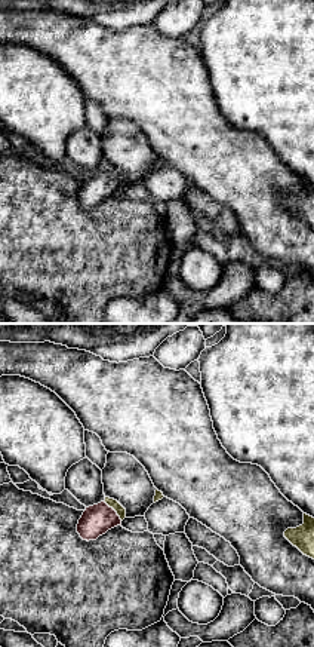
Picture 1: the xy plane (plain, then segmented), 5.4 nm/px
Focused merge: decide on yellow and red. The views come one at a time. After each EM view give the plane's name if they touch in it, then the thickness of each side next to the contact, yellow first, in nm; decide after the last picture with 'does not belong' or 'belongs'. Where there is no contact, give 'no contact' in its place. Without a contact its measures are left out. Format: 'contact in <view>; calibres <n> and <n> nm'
contact in xy; calibres 50 and 170 nm

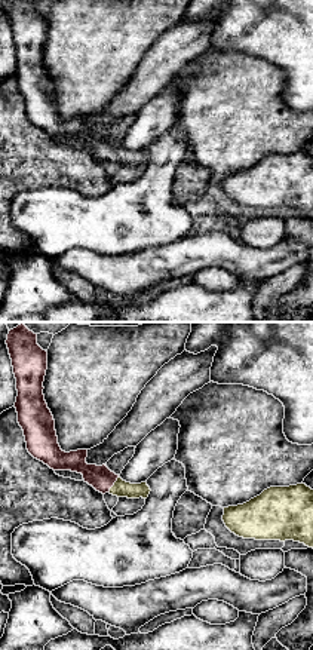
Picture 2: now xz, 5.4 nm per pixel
contact in xz; calibres 90 and 140 nm

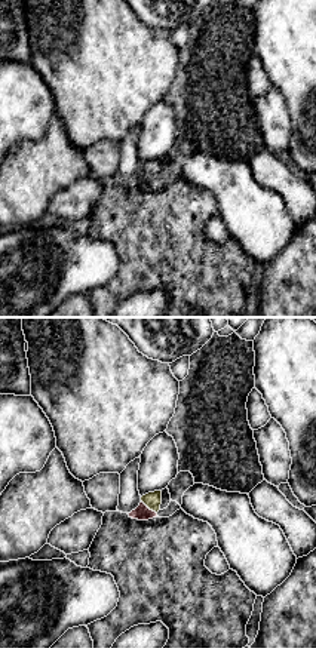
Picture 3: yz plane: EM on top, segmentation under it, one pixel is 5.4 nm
contact in yz; calibres 90 and 80 nm

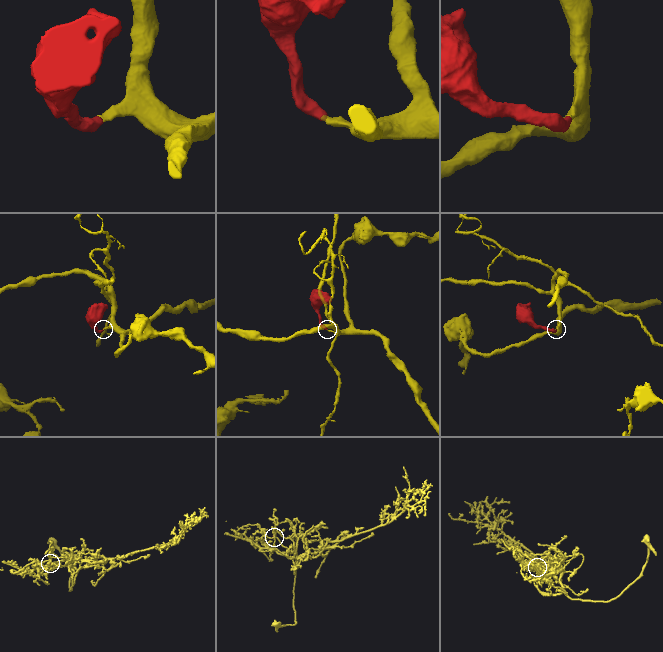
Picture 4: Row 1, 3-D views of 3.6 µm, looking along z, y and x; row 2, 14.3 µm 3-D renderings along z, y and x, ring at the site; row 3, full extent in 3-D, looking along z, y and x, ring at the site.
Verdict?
belongs

